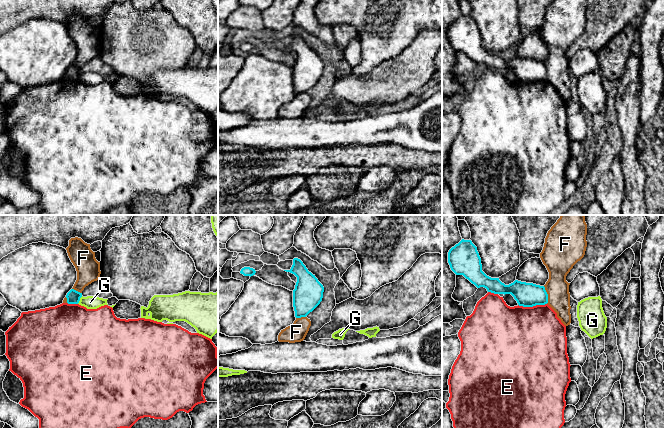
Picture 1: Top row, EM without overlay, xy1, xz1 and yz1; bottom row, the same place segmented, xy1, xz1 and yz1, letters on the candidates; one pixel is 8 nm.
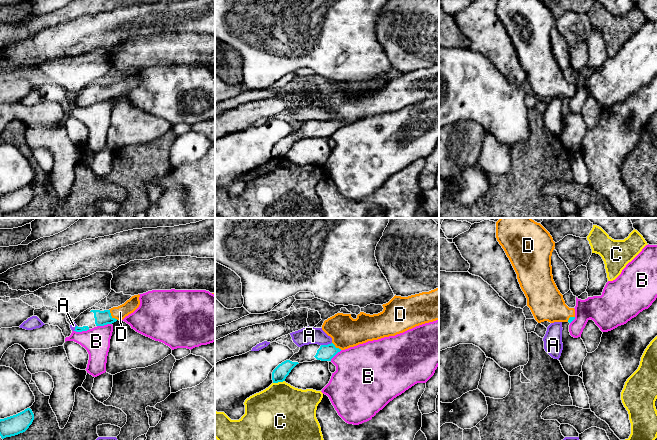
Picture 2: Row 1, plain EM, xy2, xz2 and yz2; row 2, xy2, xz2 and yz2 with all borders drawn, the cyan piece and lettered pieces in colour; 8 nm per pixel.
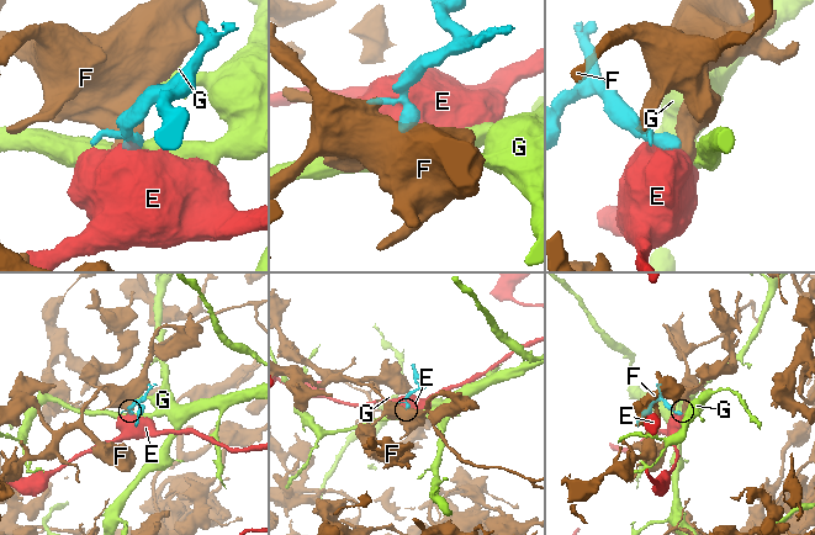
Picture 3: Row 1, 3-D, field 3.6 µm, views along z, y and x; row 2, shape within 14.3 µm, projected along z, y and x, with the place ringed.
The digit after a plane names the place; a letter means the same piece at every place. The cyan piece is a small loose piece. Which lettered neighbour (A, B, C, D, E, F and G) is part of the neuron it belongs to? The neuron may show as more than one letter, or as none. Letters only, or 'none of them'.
D

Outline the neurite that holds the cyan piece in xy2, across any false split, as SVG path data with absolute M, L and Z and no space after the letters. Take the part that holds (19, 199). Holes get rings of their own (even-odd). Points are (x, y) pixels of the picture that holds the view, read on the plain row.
M30 184L24 187L0 195L0 212L2 215L25 208L34 196L34 190Z

